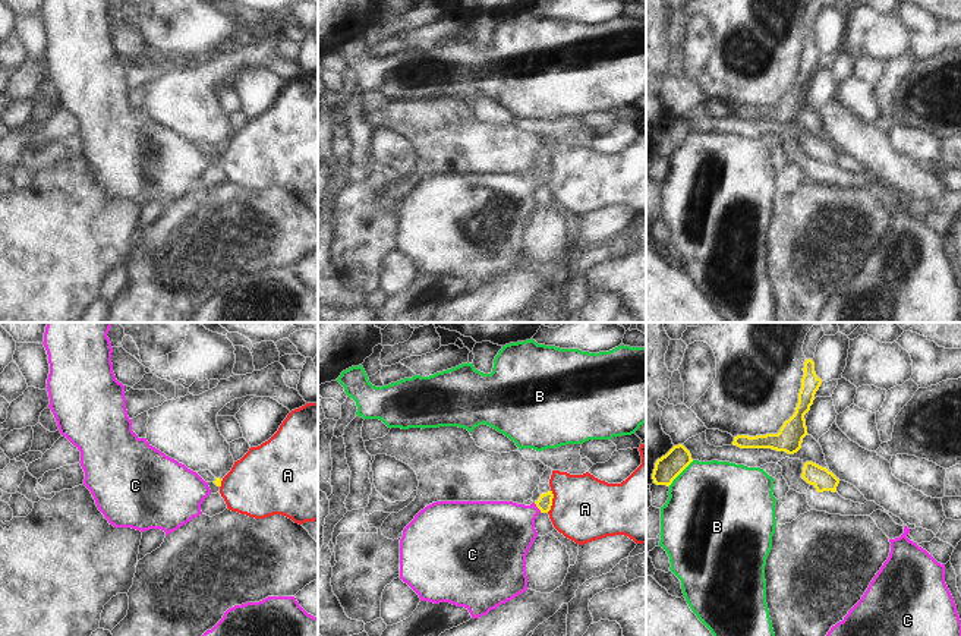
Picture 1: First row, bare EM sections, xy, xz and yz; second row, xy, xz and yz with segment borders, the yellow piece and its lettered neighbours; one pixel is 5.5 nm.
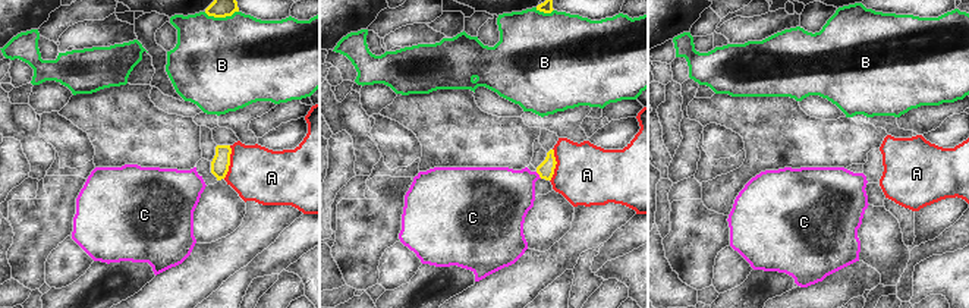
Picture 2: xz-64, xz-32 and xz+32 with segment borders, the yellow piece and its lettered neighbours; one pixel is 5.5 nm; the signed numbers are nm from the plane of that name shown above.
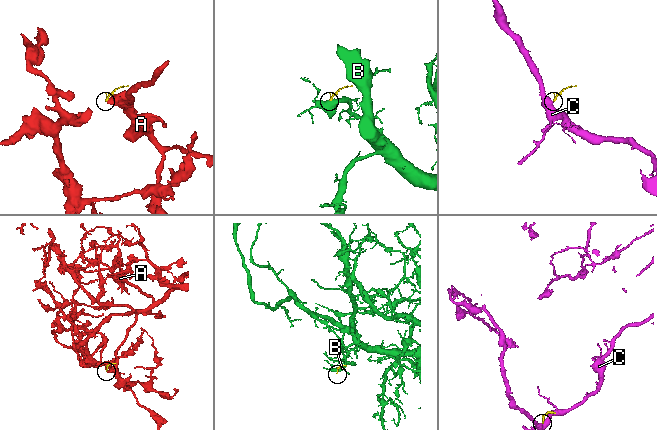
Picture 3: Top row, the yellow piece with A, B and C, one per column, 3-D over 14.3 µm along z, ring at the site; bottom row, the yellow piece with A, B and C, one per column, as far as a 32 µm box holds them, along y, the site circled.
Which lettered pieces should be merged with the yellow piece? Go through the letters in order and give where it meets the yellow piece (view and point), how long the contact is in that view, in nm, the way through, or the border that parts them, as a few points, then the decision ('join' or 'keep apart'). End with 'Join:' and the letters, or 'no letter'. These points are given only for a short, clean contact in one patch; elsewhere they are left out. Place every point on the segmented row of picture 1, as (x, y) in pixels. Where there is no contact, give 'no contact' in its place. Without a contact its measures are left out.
A: contact xz (551, 501); length 130 nm; border xz (551, 490), (553, 500), (547, 512); keep apart
B: contact yz (680, 472); length 200 nm; keep apart
C: contact xz (536, 506); length 70 nm; way xz (545, 500), (536, 506), (500, 532); join
Join: C

